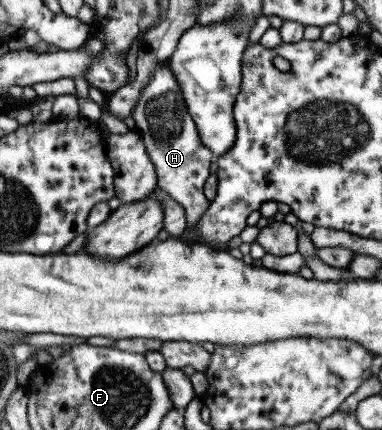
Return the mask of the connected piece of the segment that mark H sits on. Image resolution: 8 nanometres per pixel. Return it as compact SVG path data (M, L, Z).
M166 61L154 68L130 116L142 135L142 143L150 157L150 162L154 164L157 179L155 186L164 190L172 200L176 200L182 206L186 216L186 226L193 228L209 206L202 188L209 176L210 162L215 157L212 151L201 143L194 121L190 118L184 104L182 92Z

